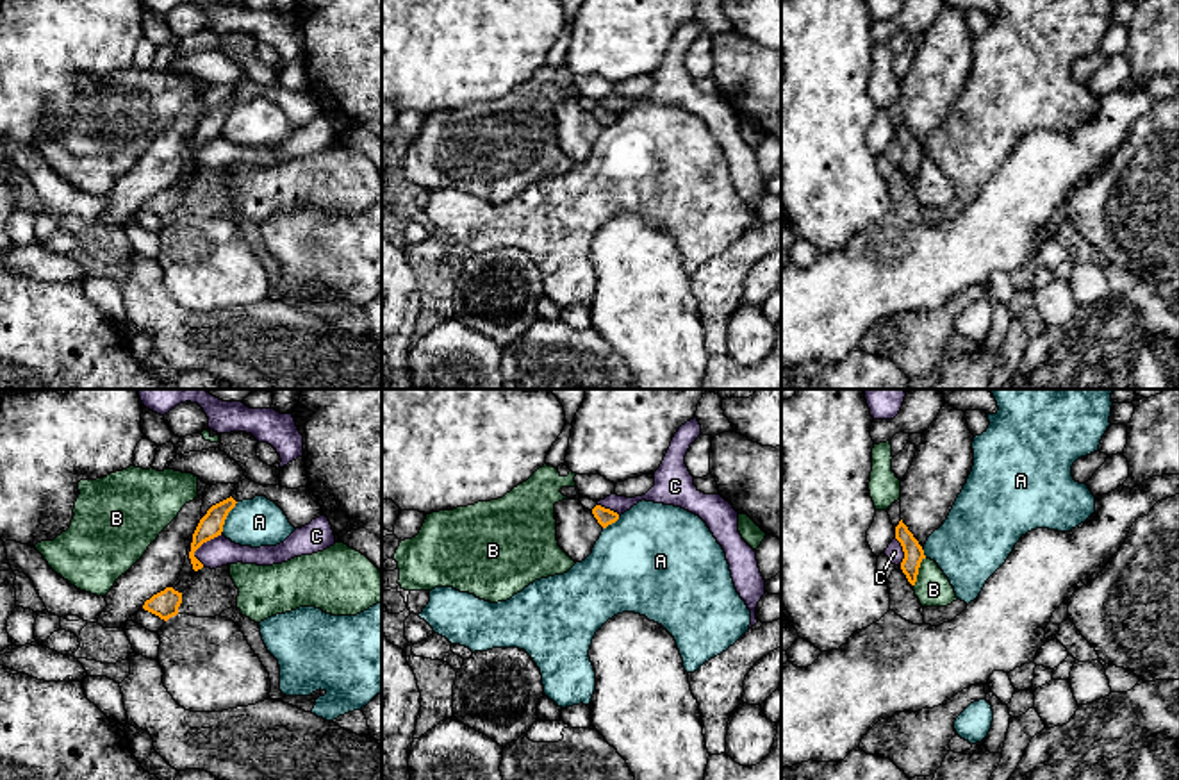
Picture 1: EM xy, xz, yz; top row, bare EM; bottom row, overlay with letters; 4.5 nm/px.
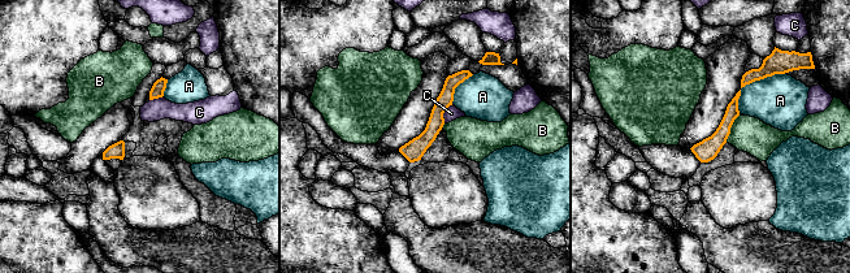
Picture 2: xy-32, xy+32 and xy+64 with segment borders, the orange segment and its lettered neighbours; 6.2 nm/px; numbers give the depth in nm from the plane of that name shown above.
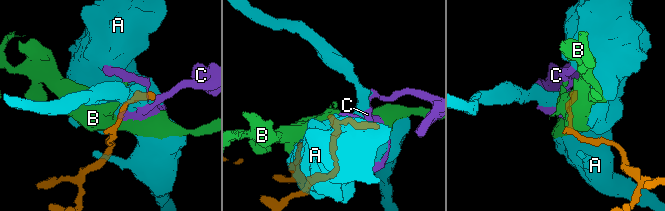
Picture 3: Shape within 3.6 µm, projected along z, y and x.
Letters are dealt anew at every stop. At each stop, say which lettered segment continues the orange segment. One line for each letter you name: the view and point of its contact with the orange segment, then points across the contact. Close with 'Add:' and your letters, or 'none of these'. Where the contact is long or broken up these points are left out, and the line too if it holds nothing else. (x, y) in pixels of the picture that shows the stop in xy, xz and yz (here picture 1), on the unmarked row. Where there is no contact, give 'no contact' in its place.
Add: none of these

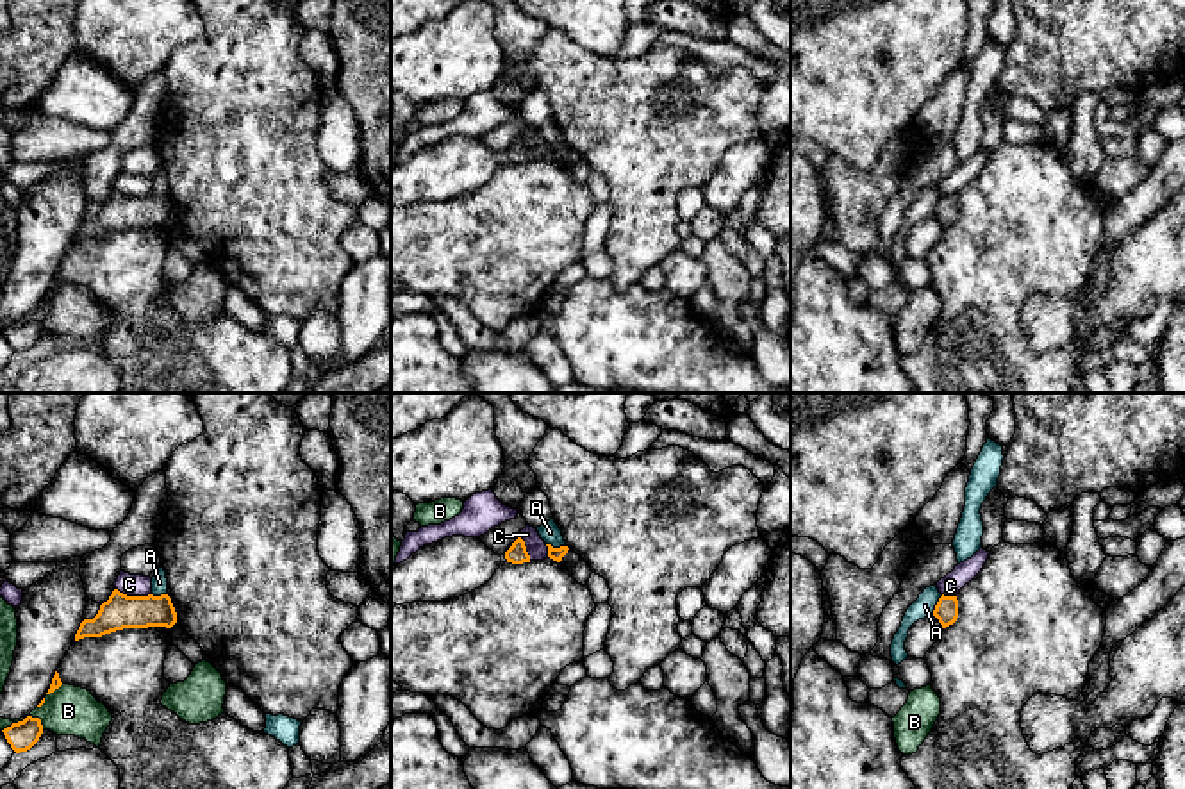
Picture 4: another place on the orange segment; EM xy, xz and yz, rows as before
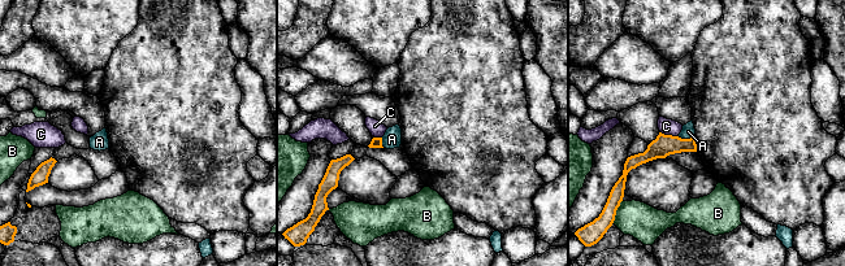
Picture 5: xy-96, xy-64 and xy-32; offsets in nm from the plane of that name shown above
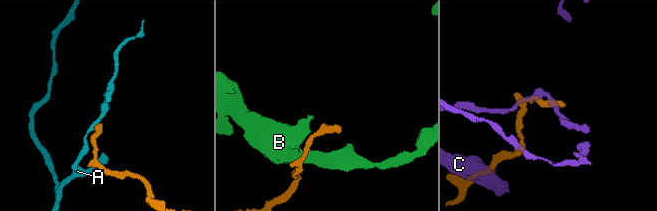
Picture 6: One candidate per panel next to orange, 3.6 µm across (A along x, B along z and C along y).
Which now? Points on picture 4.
Add: none of these

